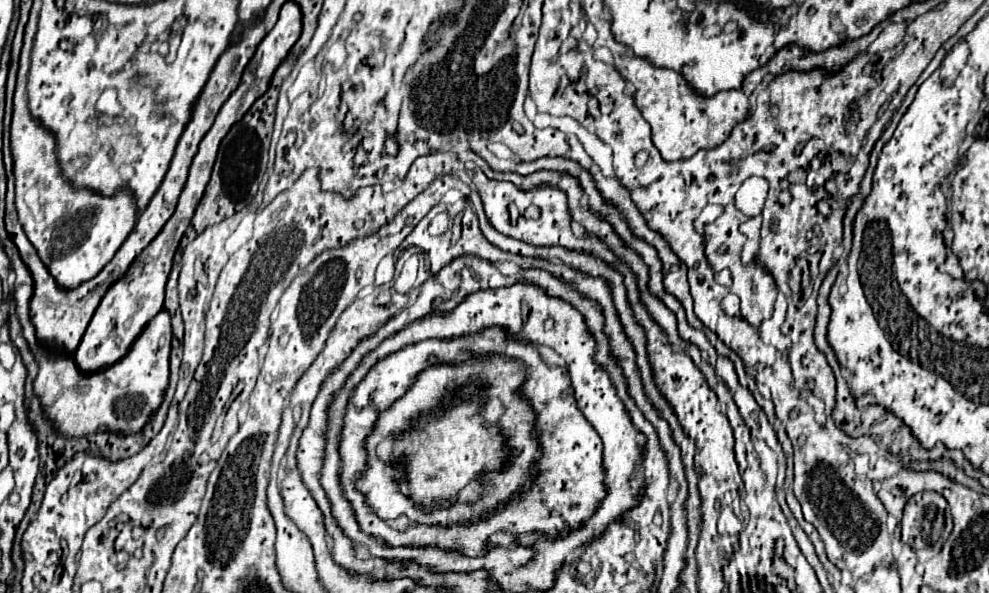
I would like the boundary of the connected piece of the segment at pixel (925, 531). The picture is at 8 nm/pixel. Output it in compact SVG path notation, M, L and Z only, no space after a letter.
M921 491L909 497L903 509L901 535L903 543L915 551L933 549L939 551L943 541L951 533L951 525L945 521L947 501L937 491Z

